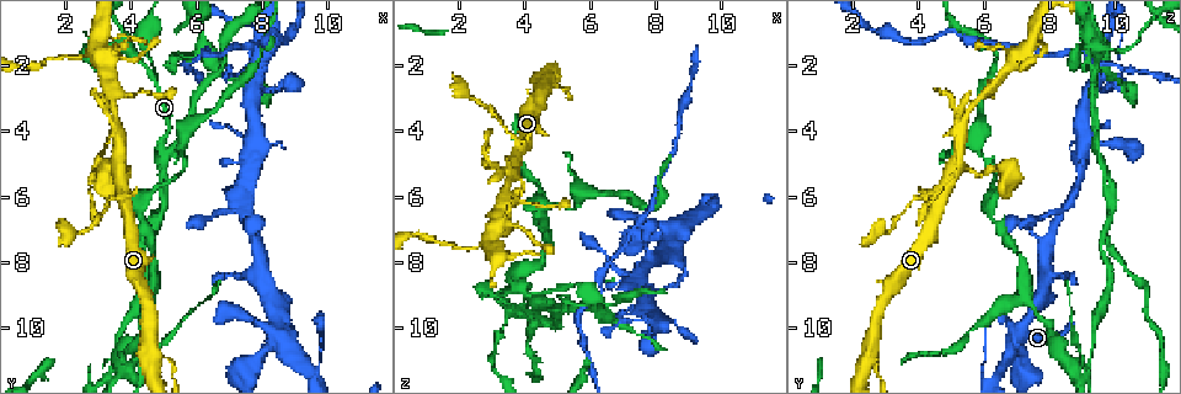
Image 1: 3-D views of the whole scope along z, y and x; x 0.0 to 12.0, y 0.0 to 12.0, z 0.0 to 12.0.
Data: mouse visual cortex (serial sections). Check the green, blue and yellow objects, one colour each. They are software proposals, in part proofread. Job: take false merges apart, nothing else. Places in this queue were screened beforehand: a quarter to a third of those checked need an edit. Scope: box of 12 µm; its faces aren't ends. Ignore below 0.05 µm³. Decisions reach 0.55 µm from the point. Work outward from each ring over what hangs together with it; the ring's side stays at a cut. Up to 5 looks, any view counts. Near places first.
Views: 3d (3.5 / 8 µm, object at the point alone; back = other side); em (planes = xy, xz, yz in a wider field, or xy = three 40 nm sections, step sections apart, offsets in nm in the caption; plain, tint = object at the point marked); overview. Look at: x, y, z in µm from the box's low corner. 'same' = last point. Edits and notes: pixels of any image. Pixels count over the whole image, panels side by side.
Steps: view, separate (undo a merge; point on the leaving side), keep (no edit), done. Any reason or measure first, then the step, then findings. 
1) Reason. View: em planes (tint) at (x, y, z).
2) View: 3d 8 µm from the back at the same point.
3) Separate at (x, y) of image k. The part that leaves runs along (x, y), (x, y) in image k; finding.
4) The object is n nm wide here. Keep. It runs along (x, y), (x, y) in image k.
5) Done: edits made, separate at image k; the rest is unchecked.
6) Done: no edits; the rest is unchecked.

Sharp bend. View: 3d 3.5 µm at (5.0, 4.7, 9.5).

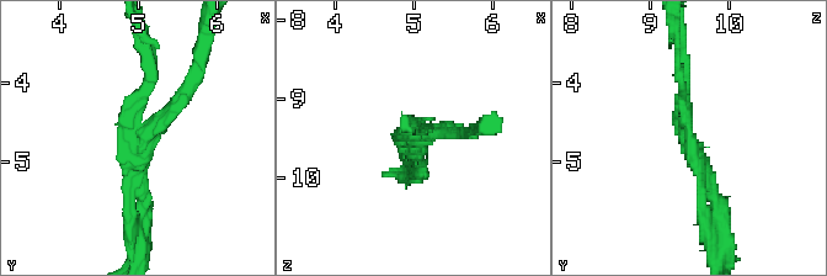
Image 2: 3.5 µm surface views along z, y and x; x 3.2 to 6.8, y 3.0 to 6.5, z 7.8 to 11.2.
3 arms meet here; the arms are 150, 150, 200 nm wide. View: em xy step 3 (tint) at (5.05, 4.70, 9.45).

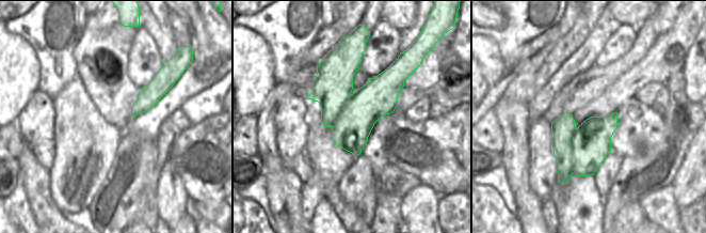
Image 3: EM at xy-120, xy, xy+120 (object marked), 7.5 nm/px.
Separate at (182, 104) of image 2. The part that leaves runs along (139, 132), (143, 245) in image 2; two cells meet here.

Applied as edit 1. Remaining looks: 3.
Redraw. View: overview.

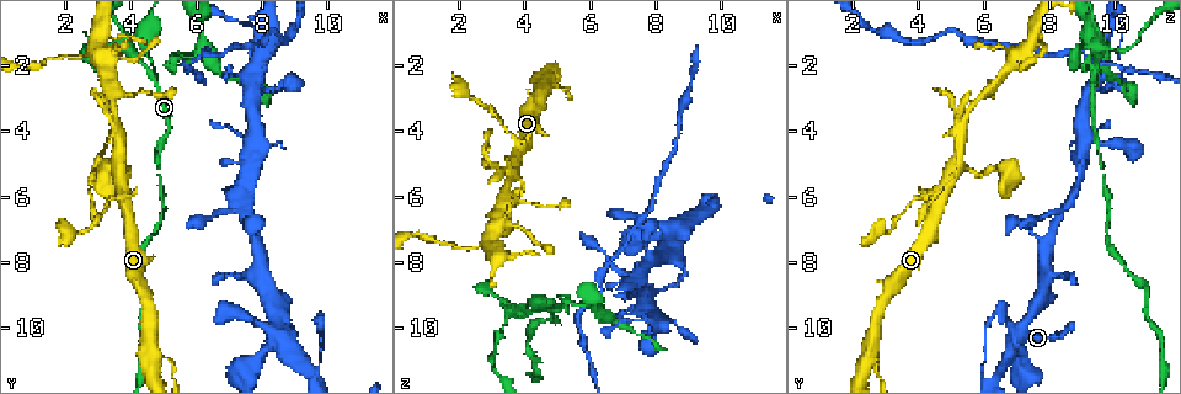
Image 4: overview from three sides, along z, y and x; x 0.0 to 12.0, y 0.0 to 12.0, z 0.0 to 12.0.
Three arms meet. View: 3d 3.5 µm at (4.5, 2.0, 9.4).

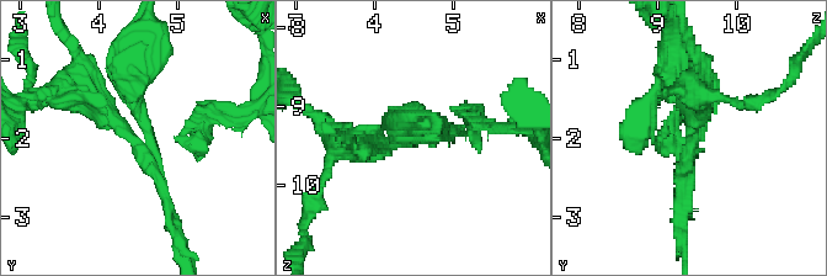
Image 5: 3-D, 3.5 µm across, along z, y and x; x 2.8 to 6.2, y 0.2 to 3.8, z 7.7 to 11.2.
Separate at (673, 133) of image 5. The part that leaves runs along (144, 137), (133, 99), (144, 35) in image 5; a second cell is stuck on.

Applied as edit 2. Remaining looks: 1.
Done: edits made, separate at image 2, separate at image 5; the rest is unchecked.

